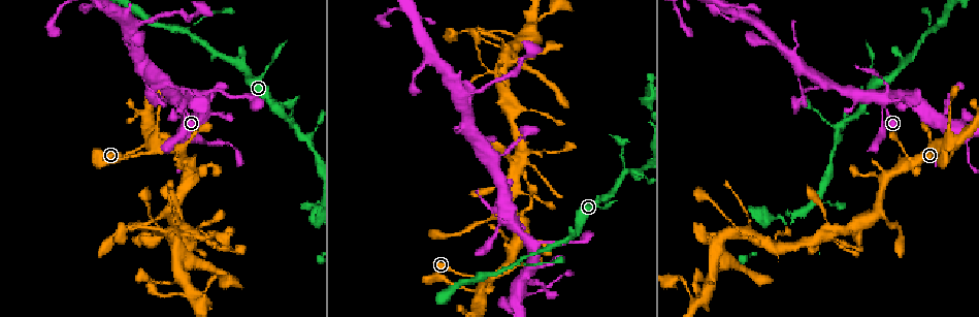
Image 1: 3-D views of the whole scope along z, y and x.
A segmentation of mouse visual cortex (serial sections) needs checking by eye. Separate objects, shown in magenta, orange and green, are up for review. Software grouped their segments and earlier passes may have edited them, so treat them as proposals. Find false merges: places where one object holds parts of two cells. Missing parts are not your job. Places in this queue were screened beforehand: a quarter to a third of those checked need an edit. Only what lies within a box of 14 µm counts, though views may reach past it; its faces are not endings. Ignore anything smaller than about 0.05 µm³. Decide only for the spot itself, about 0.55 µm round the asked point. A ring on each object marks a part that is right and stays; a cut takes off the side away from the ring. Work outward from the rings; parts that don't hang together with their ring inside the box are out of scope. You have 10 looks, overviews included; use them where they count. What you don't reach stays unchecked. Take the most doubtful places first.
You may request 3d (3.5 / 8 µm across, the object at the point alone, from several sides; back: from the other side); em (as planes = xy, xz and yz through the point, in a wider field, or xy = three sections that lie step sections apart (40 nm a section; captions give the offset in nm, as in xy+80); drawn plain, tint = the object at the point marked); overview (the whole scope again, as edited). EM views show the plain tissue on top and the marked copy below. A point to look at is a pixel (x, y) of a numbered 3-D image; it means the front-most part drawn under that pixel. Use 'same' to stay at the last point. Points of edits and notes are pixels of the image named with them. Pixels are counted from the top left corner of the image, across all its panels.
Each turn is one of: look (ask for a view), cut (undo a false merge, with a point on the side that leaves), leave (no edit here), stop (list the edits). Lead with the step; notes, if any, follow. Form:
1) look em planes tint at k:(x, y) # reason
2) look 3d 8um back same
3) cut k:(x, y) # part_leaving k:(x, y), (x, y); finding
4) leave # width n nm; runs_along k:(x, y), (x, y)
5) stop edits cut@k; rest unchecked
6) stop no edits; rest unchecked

look 3d 3.5um at 1:(925, 34) # arms part here

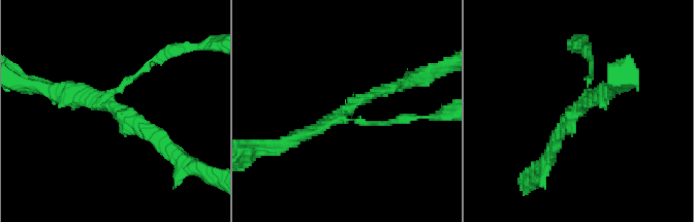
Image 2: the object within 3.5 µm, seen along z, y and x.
look em xy step 1 tint at 2:(343, 113)

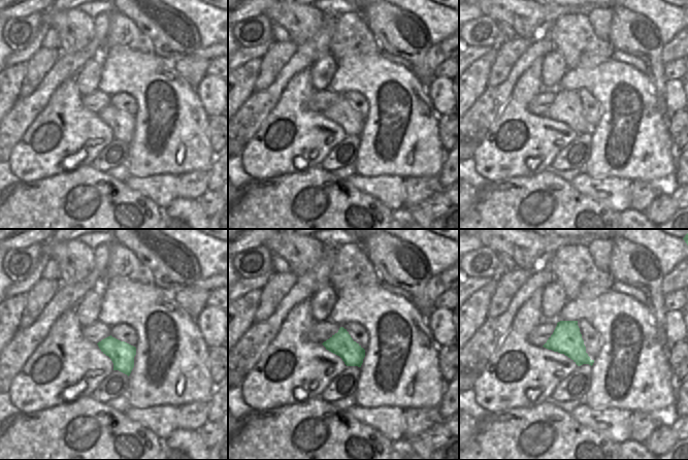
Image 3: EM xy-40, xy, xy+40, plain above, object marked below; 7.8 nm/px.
leave # runs_along 2:(392, 85), (284, 144); continuous, no second cell

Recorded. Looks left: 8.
look 3d 3.5um at 1:(154, 148) # thick turns thin

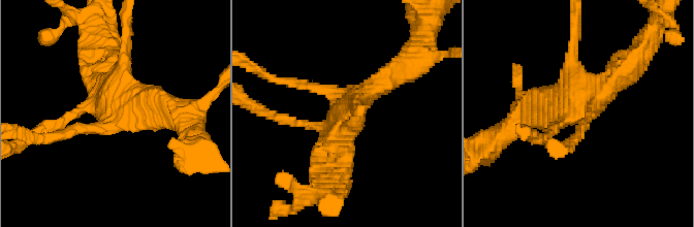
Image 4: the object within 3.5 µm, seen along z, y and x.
look em xy step 3 tint at 4:(122, 117)

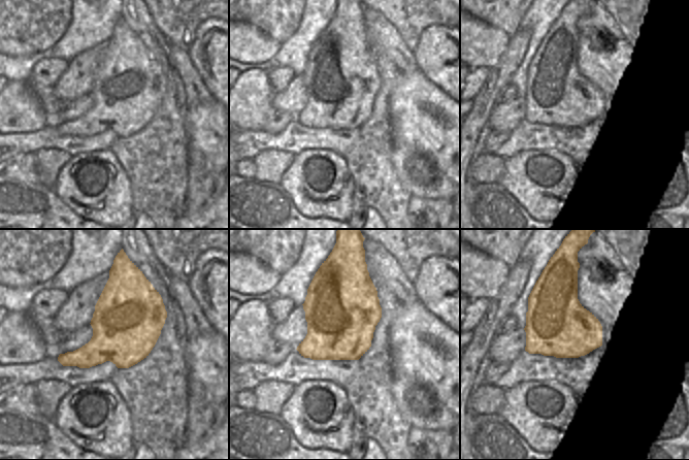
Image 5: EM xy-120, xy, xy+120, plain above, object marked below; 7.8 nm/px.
leave # runs_along 4:(60, 136), (139, 101), (174, 111); one cell here

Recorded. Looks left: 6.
look 3d 3.5um at 1:(766, 31) # thin neck

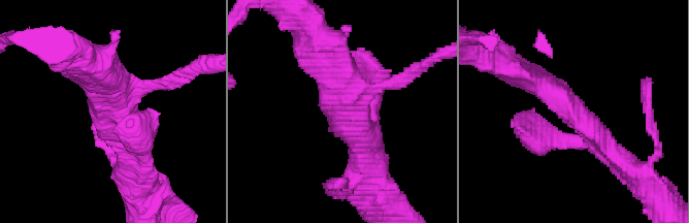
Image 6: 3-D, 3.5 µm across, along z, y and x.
look em planes tint at 6:(571, 108)

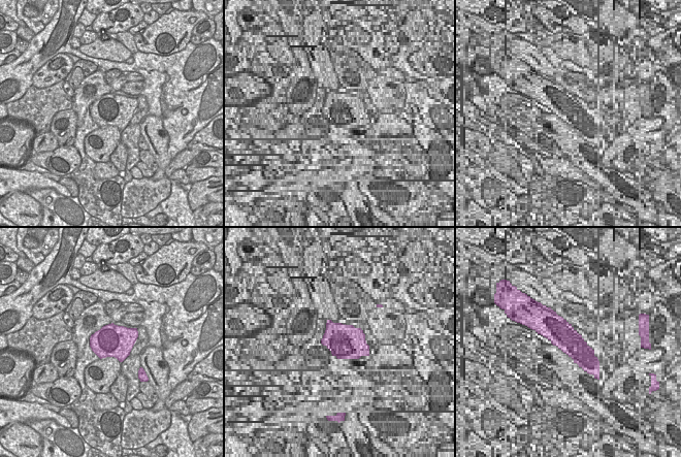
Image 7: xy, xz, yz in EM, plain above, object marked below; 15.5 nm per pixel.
leave # arm_widths 150, 300, 450 nm; runs_along 6:(618, 156), (555, 92), (518, 73); all the same cell

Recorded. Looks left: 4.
look 3d 3.5um at 1:(829, 227) # sharp bend

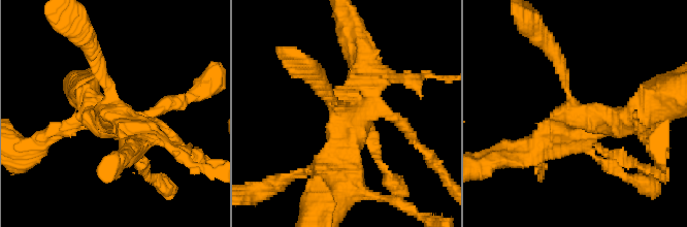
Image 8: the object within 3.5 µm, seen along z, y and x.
look em xy step 3 tint at 8:(111, 118)

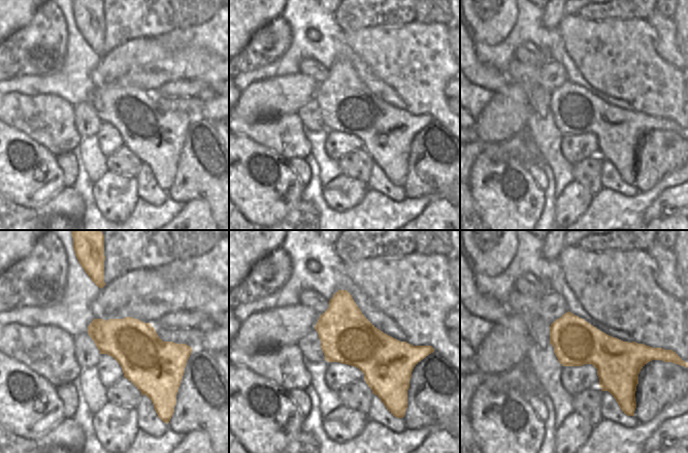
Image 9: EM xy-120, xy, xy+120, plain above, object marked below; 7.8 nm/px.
leave # runs_along 8:(639, 117), (567, 117), (522, 152); continuous, no second cell

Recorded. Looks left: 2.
stop no edits; rest unchecked

